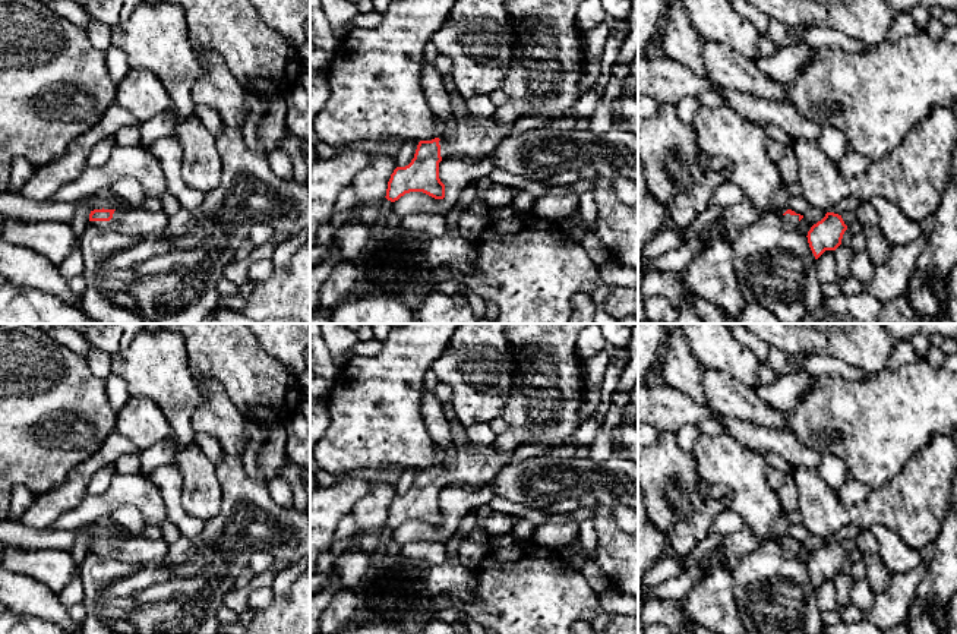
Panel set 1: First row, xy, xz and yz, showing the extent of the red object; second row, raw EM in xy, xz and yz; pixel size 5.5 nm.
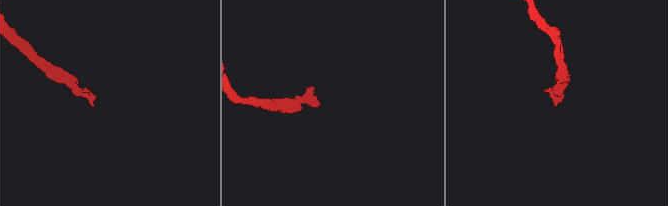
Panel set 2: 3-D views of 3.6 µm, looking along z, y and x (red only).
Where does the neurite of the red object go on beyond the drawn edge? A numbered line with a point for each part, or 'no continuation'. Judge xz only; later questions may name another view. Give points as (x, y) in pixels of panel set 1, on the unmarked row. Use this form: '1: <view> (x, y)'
1: xz (476, 466)

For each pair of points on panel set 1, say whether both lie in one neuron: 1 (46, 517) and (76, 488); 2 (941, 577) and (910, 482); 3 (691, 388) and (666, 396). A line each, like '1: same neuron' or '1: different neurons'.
1: same neuron
2: different neurons
3: different neurons

